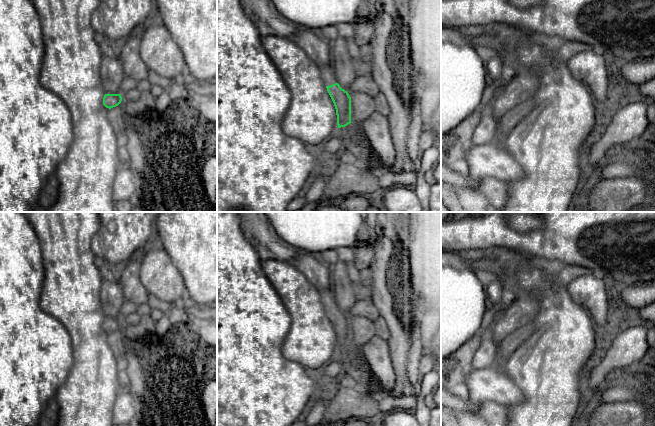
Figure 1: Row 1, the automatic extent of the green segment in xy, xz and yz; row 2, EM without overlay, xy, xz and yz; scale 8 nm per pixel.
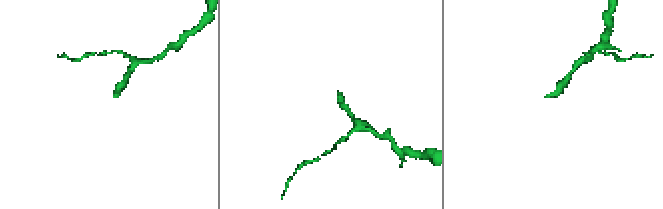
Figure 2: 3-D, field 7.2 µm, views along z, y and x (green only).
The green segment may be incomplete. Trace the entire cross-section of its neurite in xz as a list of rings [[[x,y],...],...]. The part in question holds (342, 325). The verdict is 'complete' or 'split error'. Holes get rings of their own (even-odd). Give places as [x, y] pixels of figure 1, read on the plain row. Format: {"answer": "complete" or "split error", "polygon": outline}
{"answer": "split error", "polygon": [[[333,287],[322,291],[320,296],[336,333],[338,352],[345,351],[351,347],[351,321],[337,307]]]}

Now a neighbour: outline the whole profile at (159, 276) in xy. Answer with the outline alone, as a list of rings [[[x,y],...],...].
[[[150,245],[139,258],[140,280],[149,295],[174,302],[184,294],[184,279],[164,248]]]

